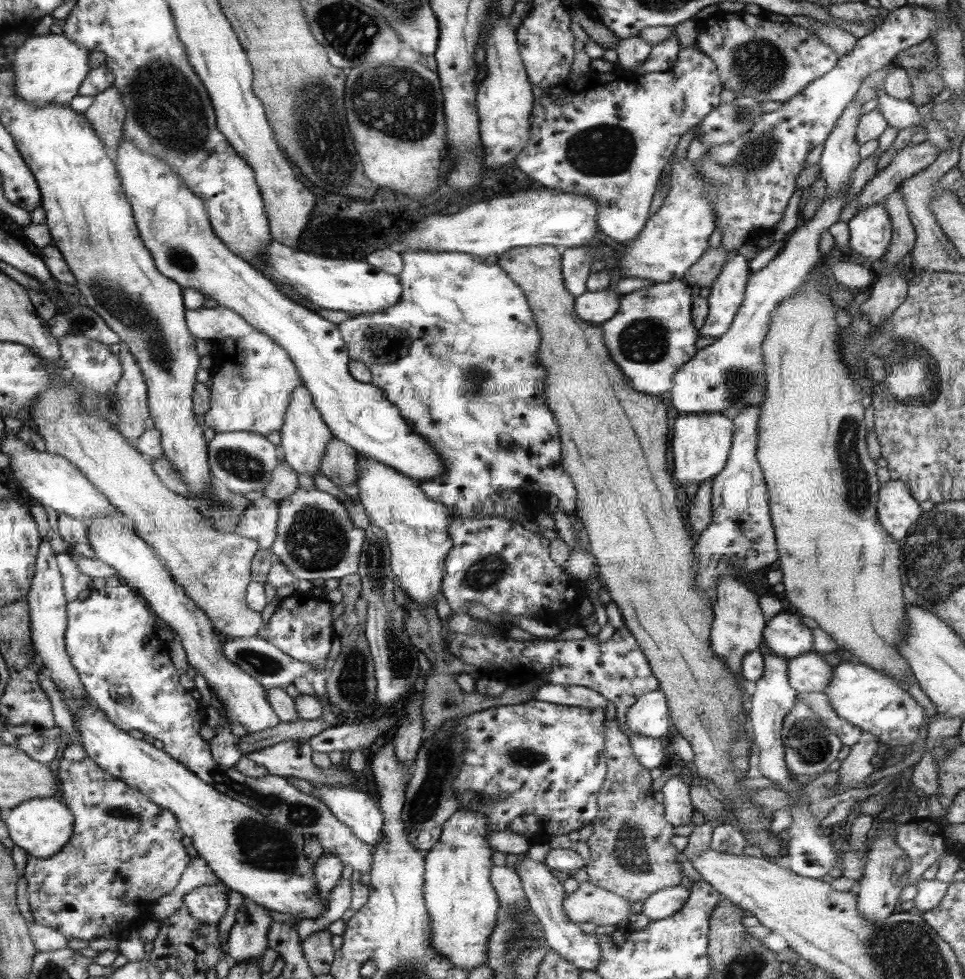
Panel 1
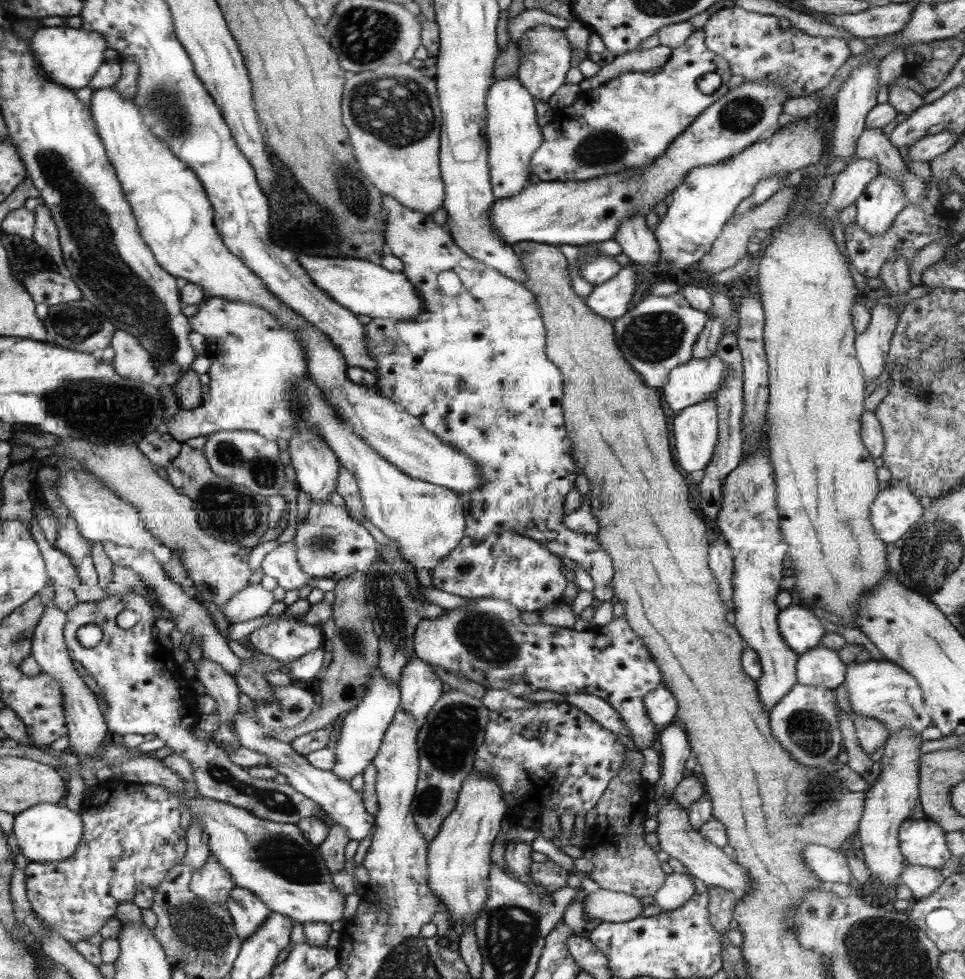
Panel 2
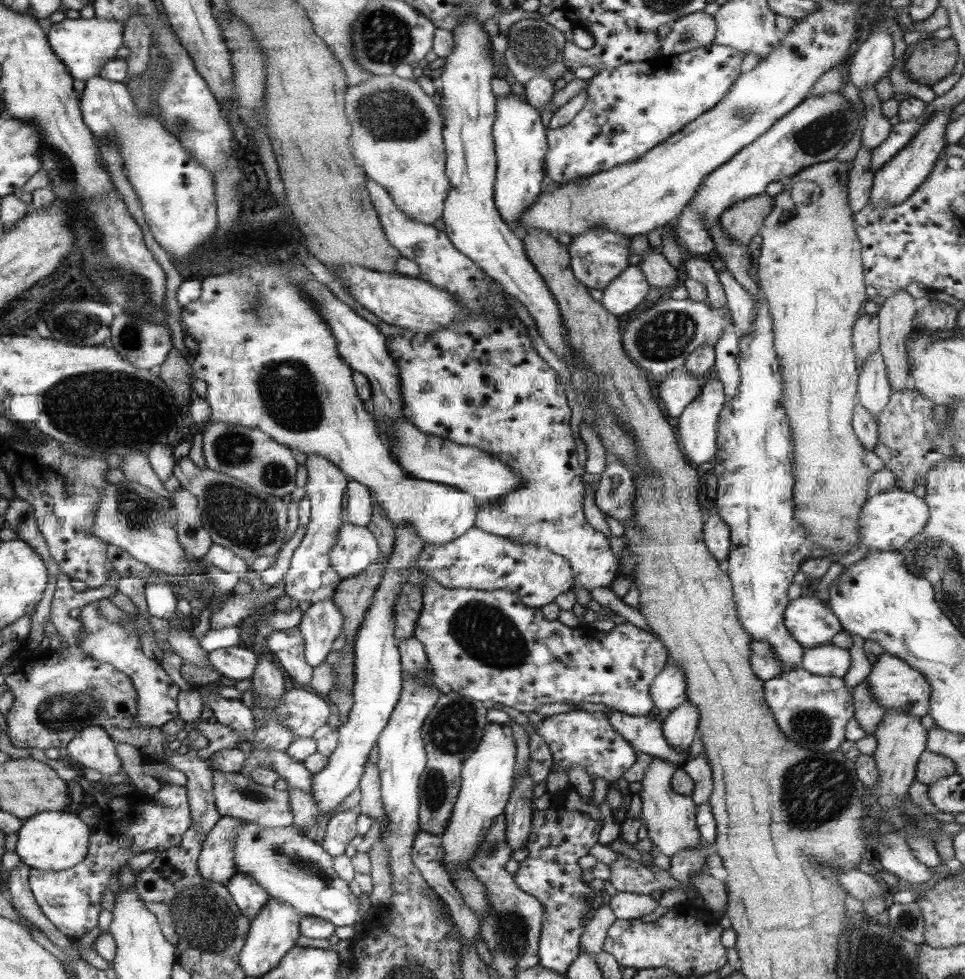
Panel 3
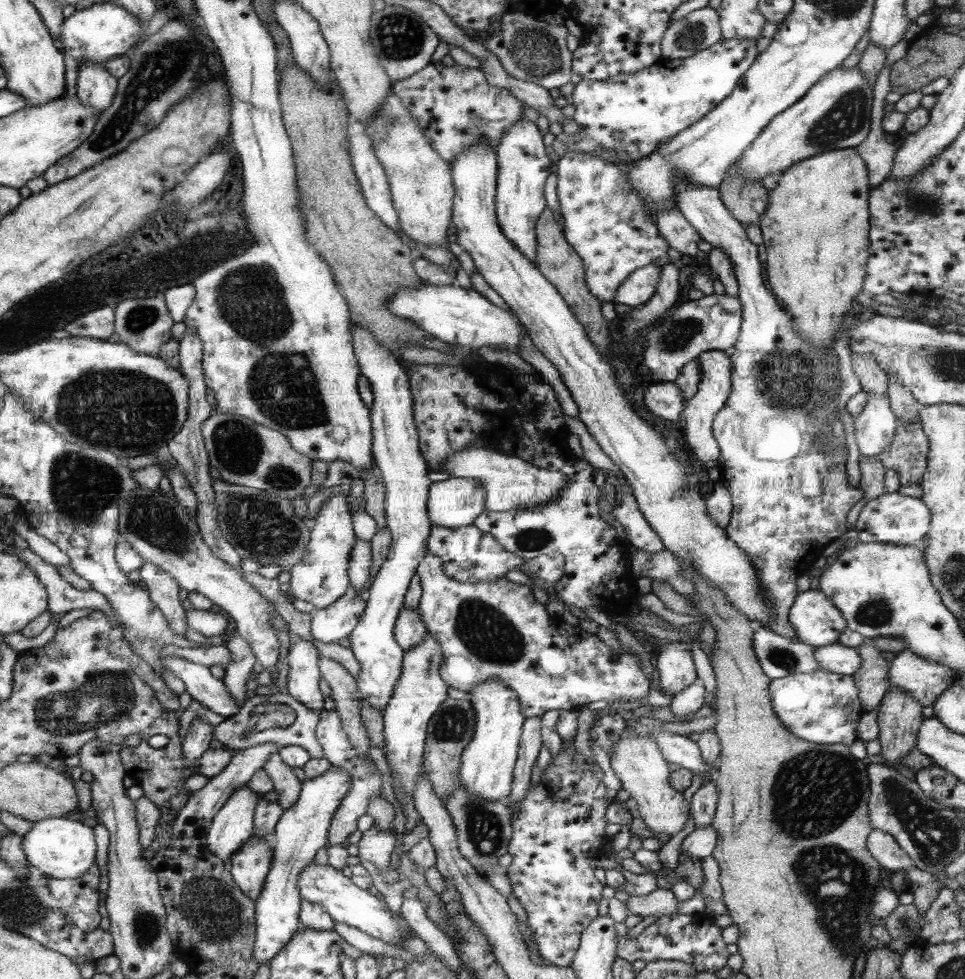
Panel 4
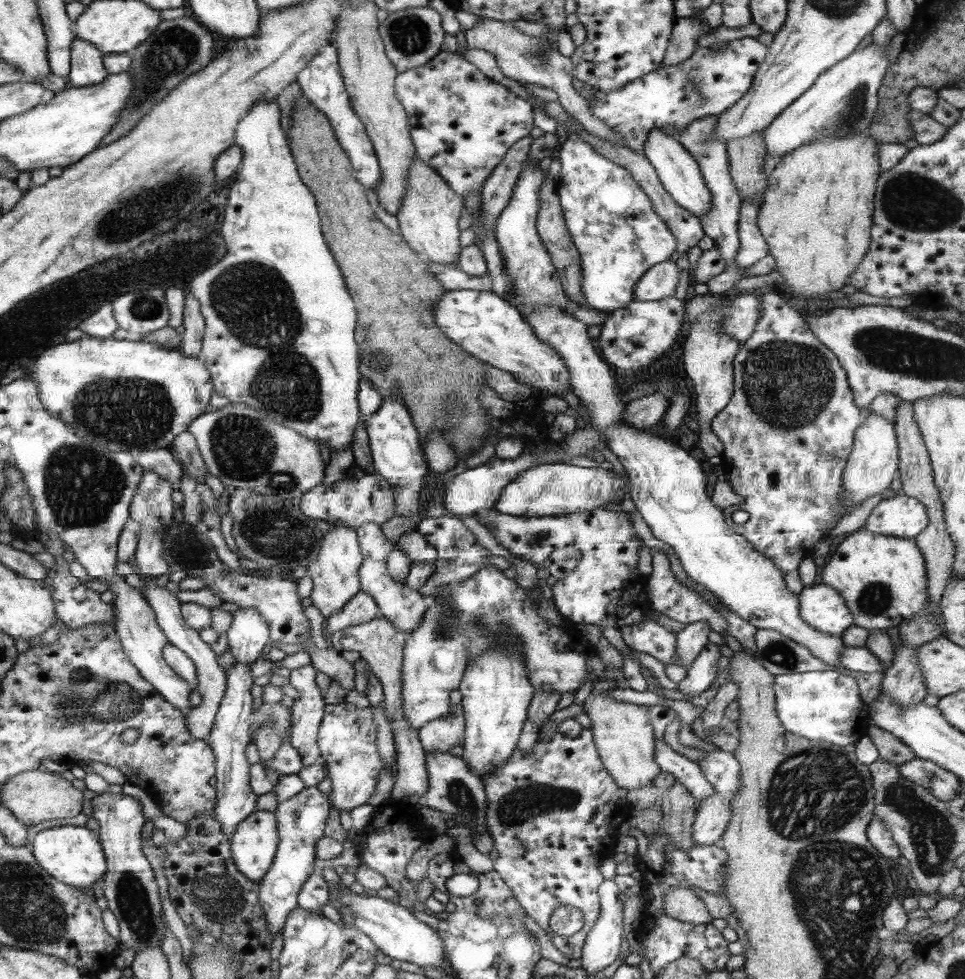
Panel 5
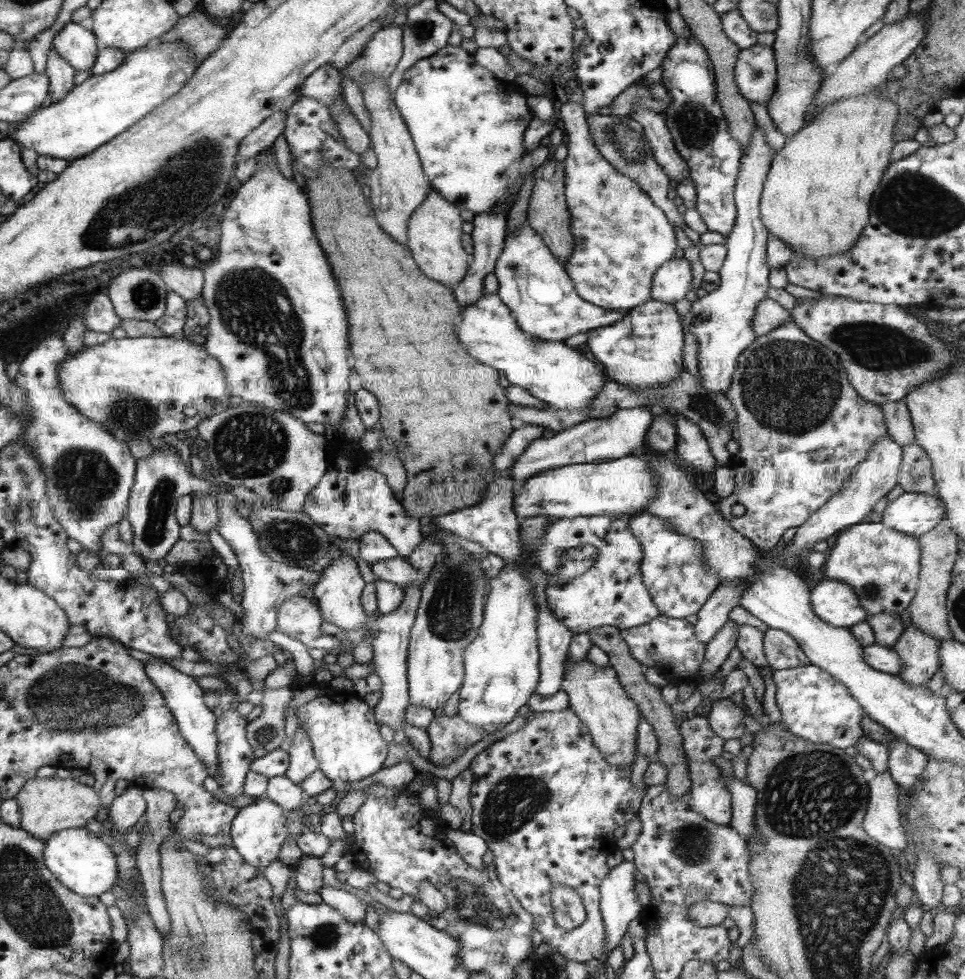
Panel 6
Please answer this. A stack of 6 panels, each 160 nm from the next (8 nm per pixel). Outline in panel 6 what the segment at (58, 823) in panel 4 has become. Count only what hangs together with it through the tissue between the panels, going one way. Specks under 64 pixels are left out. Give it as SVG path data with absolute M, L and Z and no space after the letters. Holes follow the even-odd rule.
M65 828L55 832L45 840L44 850L45 864L50 872L66 888L72 889L74 893L84 897L99 897L108 891L114 890L117 884L120 866L117 864L117 855L100 838L94 838L84 828Z

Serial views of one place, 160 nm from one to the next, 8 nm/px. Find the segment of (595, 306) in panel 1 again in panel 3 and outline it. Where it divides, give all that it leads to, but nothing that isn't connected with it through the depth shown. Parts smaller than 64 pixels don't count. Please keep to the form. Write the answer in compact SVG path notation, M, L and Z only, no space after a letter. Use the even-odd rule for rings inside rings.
M628 265L626 270L623 270L620 273L620 276L617 276L605 290L602 290L602 306L612 314L615 314L617 317L620 317L622 320L626 317L626 314L631 310L634 310L640 302L644 302L648 294L649 282L645 277L645 274L642 272L642 269L638 265Z

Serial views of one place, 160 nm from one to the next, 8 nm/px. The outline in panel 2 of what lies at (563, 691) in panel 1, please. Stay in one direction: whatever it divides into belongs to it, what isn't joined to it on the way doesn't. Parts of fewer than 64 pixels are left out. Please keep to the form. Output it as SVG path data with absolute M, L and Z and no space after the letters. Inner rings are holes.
M566 694L566 702L588 713L595 721L614 734L629 736L629 730L620 718L618 711L603 698L592 694Z

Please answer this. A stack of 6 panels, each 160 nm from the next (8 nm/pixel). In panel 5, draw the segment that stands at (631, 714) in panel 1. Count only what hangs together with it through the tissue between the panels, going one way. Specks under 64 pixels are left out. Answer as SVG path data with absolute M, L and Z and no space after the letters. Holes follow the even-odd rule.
M698 621L684 625L677 633L676 665L684 669L690 668L690 664L698 657L700 651L708 644L711 626L708 621Z

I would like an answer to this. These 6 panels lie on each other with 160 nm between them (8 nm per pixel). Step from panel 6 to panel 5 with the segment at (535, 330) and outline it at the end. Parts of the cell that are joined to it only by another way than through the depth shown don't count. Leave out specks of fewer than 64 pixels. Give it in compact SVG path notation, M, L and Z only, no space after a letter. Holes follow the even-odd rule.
M527 158L525 167L518 176L518 183L514 187L510 202L499 216L494 234L498 243L500 256L502 256L503 269L511 280L513 288L513 299L511 304L531 308L531 306L559 306L562 310L569 312L576 320L581 320L587 326L603 324L608 314L597 309L574 302L564 292L561 280L559 279L556 267L552 264L551 256L548 254L544 243L536 228L540 199L538 191L546 180L546 171L540 170L539 163L534 163Z

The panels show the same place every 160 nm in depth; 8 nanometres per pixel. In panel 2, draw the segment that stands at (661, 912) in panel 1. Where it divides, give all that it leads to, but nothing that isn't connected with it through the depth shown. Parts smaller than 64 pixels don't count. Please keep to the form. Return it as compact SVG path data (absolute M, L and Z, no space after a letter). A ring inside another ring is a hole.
M671 872L667 874L663 886L654 894L654 906L658 906L661 912L681 908L692 899L695 894L694 882L690 876Z

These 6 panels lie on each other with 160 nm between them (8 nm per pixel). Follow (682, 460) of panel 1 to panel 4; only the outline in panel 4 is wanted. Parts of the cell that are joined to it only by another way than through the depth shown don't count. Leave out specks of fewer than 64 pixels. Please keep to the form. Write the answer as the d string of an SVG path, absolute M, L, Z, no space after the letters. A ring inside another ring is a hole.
M711 350L702 352L697 356L700 369L700 384L694 397L686 401L681 418L686 421L686 442L690 447L692 458L708 461L716 461L719 458L720 450L717 440L713 435L713 421L716 414L725 406L731 392L731 360L727 352Z

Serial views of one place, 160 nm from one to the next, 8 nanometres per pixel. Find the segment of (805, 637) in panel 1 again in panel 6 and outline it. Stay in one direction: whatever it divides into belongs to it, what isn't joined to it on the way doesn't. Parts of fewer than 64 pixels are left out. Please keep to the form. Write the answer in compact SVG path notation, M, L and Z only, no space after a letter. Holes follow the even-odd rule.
M830 577L812 584L810 600L815 614L833 627L850 629L869 615L849 584Z

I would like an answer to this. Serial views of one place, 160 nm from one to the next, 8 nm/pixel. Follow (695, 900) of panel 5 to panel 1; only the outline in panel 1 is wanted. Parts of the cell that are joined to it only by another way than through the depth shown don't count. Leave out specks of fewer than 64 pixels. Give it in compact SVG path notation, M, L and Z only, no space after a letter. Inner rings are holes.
M588 881L581 882L576 892L567 894L564 903L562 903L562 908L564 908L564 912L566 912L571 922L579 925L580 923L586 924L588 922L595 924L597 927L602 927L626 923L631 916L630 913L632 913L632 910L630 910L631 905L622 896L618 896L604 888L599 888L594 883Z

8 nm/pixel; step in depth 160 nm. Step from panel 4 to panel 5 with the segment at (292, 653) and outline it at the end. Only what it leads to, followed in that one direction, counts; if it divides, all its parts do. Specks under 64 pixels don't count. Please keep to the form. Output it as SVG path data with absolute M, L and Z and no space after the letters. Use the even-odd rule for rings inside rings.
M312 664L292 670L290 674L290 684L301 692L298 700L295 701L291 711L291 735L288 742L296 748L300 754L303 766L312 766L318 762L321 756L321 749L317 744L317 735L320 732L320 726L323 717L325 716L326 702L322 695L320 687L316 685L316 673L318 670L312 667Z

